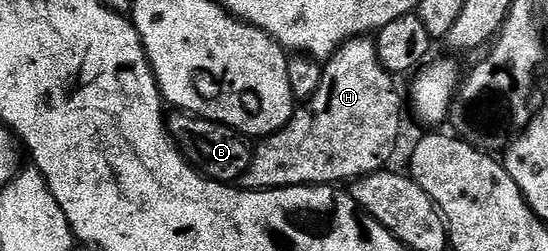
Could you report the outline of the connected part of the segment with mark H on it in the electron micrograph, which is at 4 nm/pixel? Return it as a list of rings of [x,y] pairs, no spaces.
[[[356,38],[347,40],[336,50],[331,57],[322,65],[323,73],[321,74],[321,86],[317,86],[317,94],[306,102],[300,103],[291,121],[288,122],[280,132],[274,132],[271,136],[264,136],[254,145],[251,154],[251,169],[241,178],[242,187],[248,190],[266,190],[269,188],[298,188],[300,186],[343,186],[348,182],[359,180],[363,176],[368,176],[374,172],[382,172],[388,167],[391,155],[395,152],[395,147],[399,144],[399,131],[403,128],[403,108],[405,112],[405,100],[399,97],[399,88],[396,77],[381,66],[377,58],[375,41],[371,38]]]

